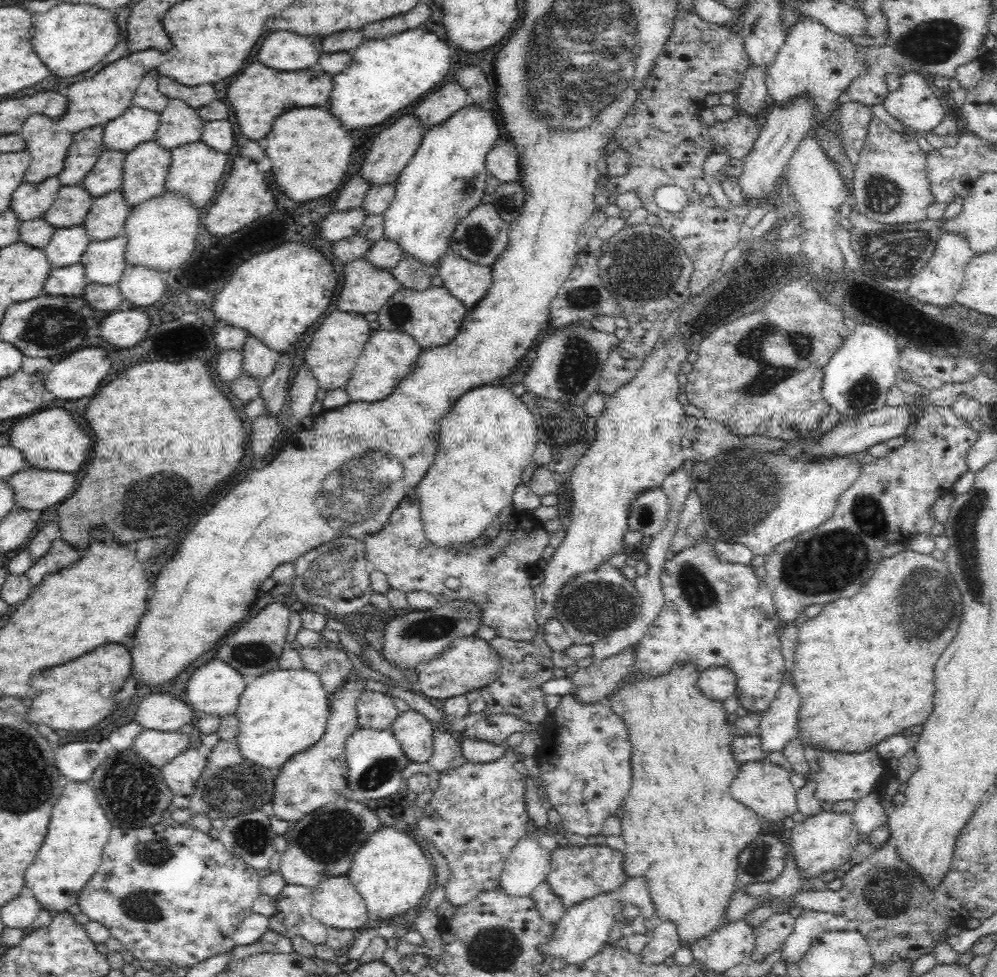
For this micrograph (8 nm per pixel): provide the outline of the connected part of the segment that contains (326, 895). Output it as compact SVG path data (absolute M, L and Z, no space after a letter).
M347 876L324 879L312 894L312 918L328 928L358 933L369 918L364 899Z

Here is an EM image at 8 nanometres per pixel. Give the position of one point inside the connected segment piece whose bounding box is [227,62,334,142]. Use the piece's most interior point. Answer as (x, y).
(260, 94)

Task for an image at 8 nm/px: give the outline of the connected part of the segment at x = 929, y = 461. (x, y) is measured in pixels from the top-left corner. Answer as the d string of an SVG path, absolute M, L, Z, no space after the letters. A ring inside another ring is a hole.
M938 405L926 407L920 412L917 419L917 427L912 436L907 438L904 445L897 449L891 449L885 457L877 459L875 463L862 466L862 474L860 474L859 480L846 493L838 498L838 506L836 506L834 514L828 520L812 530L805 530L804 533L797 534L794 538L789 538L773 546L772 552L769 552L766 556L765 568L767 571L763 579L772 591L776 616L778 616L779 622L781 624L795 622L798 616L803 613L802 609L807 606L812 606L812 604L825 605L839 598L850 598L850 596L854 596L854 594L860 590L860 586L862 586L864 582L868 582L868 578L874 574L875 568L878 566L881 559L883 548L893 543L906 544L910 539L916 536L916 534L929 533L935 521L928 515L928 508L931 508L936 499L952 494L952 486L955 480L967 471L965 461L967 450L978 438L979 432L972 429L968 421L958 417L951 406Z

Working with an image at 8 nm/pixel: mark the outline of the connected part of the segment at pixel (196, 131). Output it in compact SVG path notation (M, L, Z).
M179 98L169 99L160 113L160 128L154 139L162 147L175 149L189 142L200 141L204 130L204 119L198 110Z

